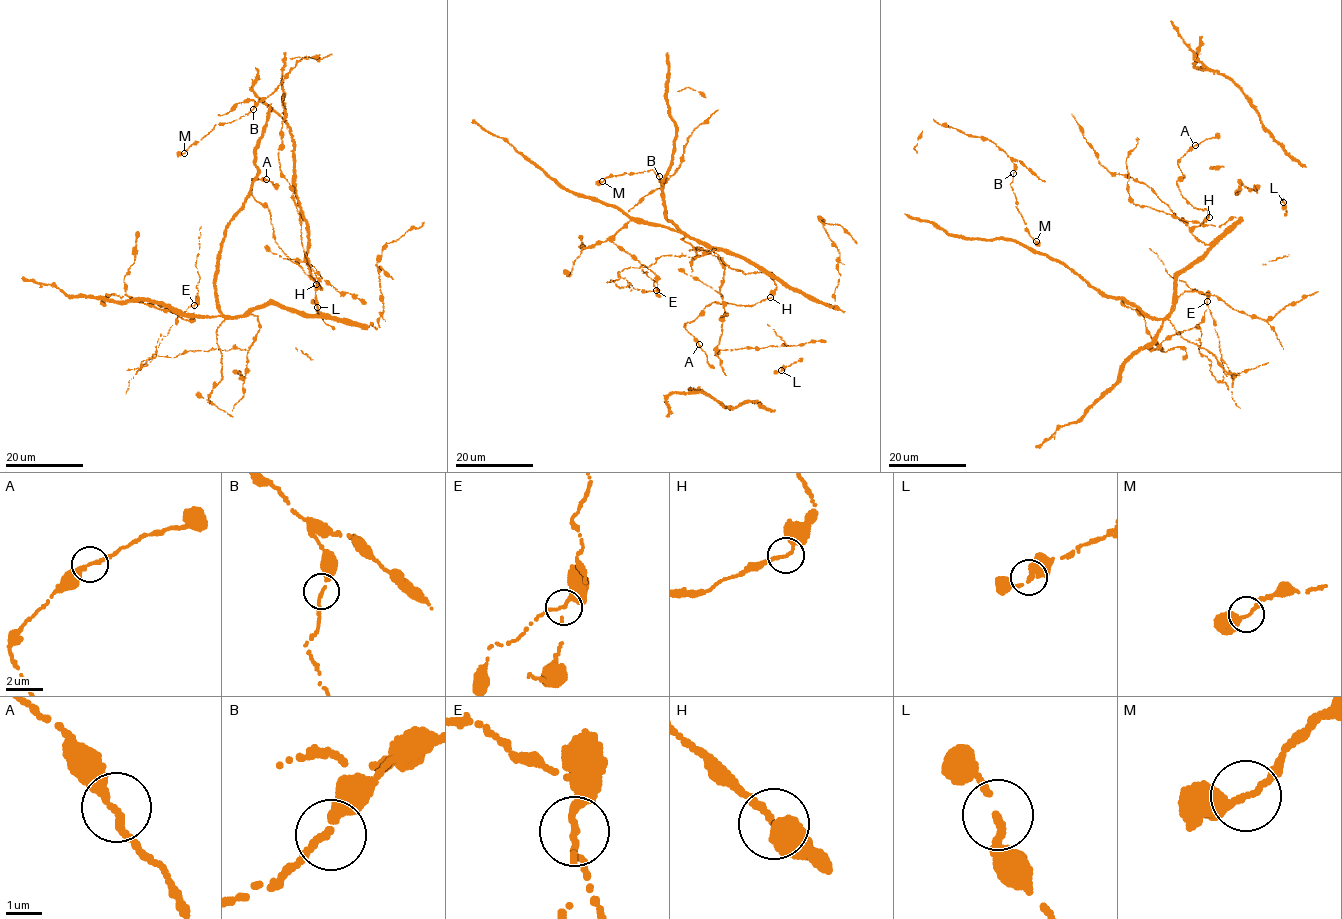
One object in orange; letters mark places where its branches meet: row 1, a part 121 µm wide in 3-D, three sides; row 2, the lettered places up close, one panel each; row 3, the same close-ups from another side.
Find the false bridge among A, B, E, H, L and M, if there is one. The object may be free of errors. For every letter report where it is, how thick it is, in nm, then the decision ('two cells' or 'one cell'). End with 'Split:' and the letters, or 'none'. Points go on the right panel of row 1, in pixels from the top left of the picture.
A: (1195, 145) | 240 nm | one cell
B: (1013, 173) | 200 nm | one cell
E: (1207, 301) | 200 nm | two cells
H: (1209, 217) | 190 nm | one cell
L: (1283, 202) | 180 nm | one cell
M: (1036, 241) | 240 nm | one cell
Split: E

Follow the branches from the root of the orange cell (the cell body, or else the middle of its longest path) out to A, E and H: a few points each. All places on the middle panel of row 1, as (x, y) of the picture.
A: (743, 258), (778, 277), (769, 275), (775, 292), (752, 305), (714, 302), (705, 306), (684, 325), (699, 344)
E: (743, 258), (672, 229), (630, 220), (612, 241), (651, 270), (655, 276), (657, 290)
H: (743, 258), (778, 277), (780, 280), (770, 273), (776, 286), (770, 297)

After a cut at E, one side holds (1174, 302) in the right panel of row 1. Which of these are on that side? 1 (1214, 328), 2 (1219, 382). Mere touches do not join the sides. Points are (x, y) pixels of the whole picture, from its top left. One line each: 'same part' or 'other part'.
1: other part
2: other part

